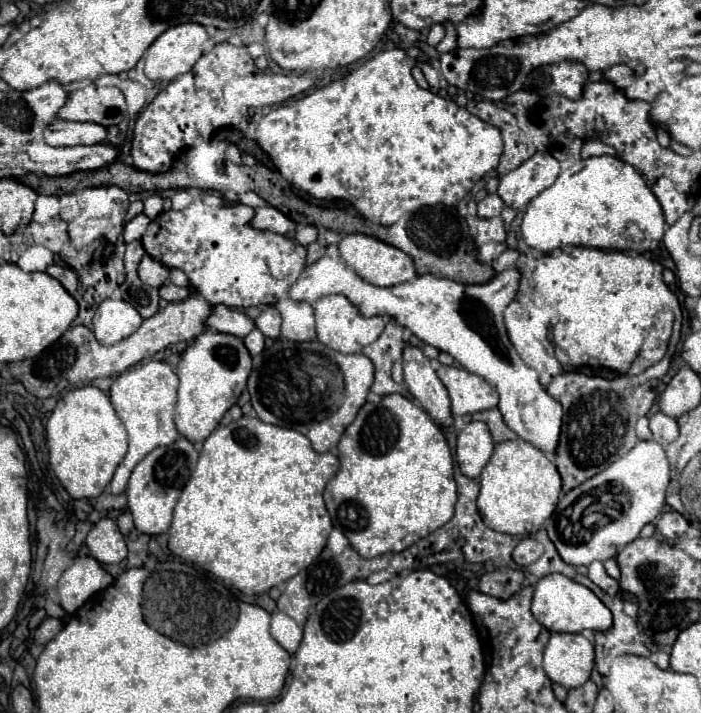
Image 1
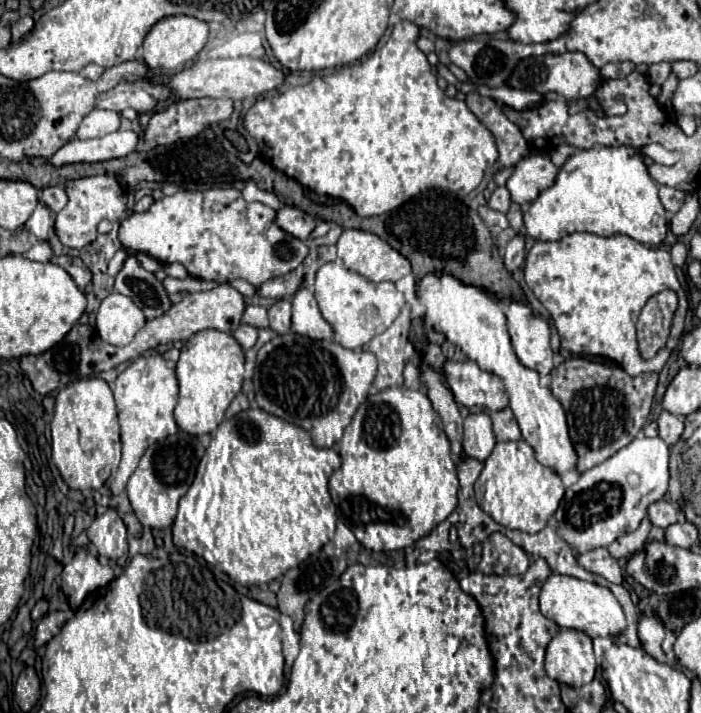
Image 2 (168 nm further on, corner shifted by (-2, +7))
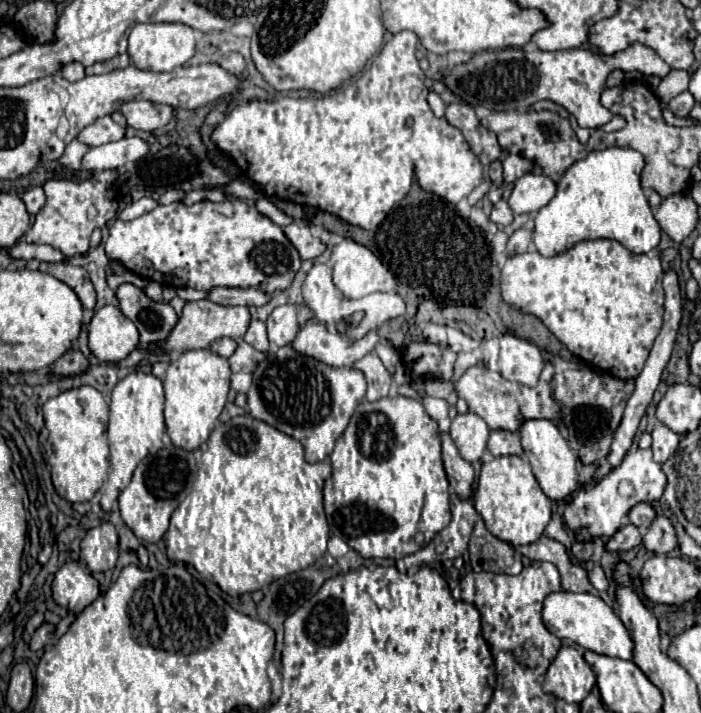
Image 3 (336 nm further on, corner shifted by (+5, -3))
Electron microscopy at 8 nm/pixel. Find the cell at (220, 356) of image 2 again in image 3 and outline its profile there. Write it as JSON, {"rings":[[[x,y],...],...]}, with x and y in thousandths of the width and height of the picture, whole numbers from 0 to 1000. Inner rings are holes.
{"rings":[[[297,488],[268,491],[240,513],[234,530],[234,558],[237,558],[234,589],[240,612],[245,614],[245,623],[251,628],[280,631],[297,617],[314,578],[320,575],[325,547],[328,547],[325,505],[308,499],[305,494],[297,494]]]}

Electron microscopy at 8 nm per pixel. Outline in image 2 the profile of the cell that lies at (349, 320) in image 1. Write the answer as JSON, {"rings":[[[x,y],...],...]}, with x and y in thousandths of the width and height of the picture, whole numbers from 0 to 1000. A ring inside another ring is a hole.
{"rings":[[[486,365],[466,367],[452,379],[449,387],[449,421],[461,446],[475,460],[475,477],[489,488],[509,491],[518,488],[532,471],[552,463],[561,449],[569,443],[569,435],[578,426],[575,412],[563,404],[561,396],[529,396],[501,379],[495,379]]]}

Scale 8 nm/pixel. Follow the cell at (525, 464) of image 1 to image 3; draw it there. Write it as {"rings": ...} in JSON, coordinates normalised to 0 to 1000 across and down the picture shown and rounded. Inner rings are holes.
{"rings":[[[713,640],[688,651],[682,684],[676,693],[676,712],[688,721],[693,741],[708,755],[730,766],[765,760],[787,724],[787,704],[770,687],[753,645],[745,640]]]}

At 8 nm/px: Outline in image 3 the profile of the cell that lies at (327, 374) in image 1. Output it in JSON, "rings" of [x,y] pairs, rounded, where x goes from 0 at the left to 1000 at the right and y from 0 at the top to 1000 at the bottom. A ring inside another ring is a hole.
{"rings":[[[402,485],[397,494],[379,496],[379,505],[362,522],[359,544],[354,547],[357,581],[399,606],[431,620],[437,645],[465,645],[479,614],[494,603],[499,583],[522,553],[522,533],[505,516],[474,516],[445,502],[428,499],[417,485]]]}

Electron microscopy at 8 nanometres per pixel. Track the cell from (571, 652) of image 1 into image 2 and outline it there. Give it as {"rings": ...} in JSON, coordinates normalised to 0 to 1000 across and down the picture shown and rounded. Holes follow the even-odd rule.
{"rings":[[[797,884],[777,912],[777,940],[783,951],[817,965],[843,957],[852,940],[843,895],[826,884]]]}

